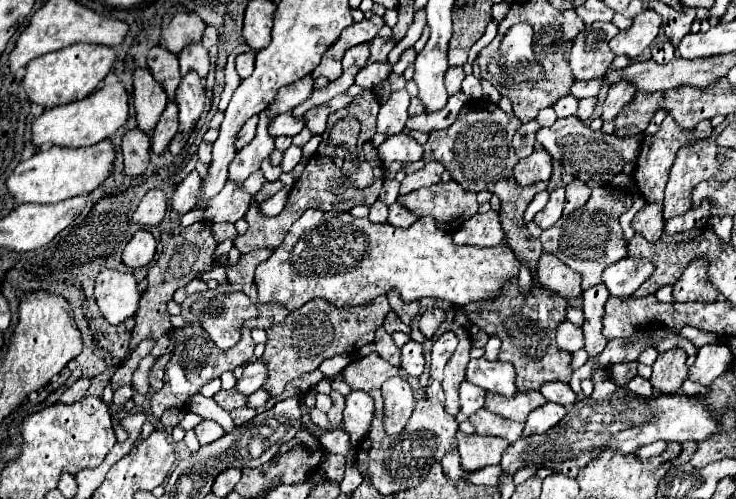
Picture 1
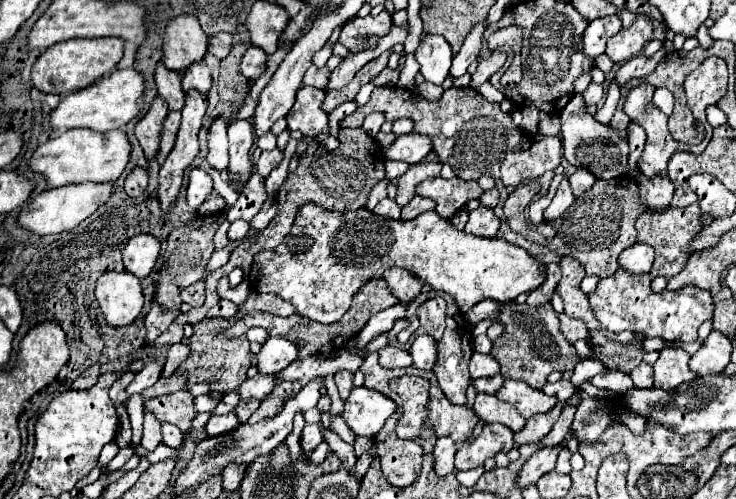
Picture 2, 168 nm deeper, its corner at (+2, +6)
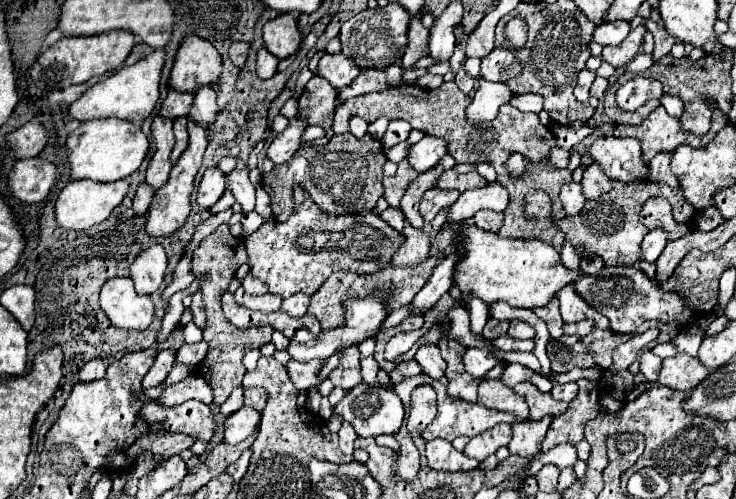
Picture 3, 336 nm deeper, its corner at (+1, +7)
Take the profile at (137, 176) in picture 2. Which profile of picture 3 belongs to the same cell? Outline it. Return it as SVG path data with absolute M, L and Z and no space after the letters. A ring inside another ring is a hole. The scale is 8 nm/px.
M141 183L135 191L135 197L133 197L133 209L135 209L135 215L145 215L149 205L151 205L151 197L153 197L155 189L151 189L147 183Z

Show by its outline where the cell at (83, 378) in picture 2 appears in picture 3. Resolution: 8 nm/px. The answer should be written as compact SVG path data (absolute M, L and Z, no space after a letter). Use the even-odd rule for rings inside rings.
M91 359L79 371L79 381L97 381L97 379L103 379L105 377L105 369L107 367L105 367L103 359Z

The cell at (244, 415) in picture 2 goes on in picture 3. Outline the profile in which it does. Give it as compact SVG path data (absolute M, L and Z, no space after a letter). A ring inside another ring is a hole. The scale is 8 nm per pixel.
M247 388L245 389L245 405L261 411L265 407L267 393L263 389Z

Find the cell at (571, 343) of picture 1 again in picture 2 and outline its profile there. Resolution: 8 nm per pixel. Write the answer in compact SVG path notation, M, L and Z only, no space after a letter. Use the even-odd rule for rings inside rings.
M560 314L560 324L562 324L560 330L562 330L562 334L566 336L568 342L576 342L580 338L586 338L586 334L588 334L588 328L582 320L568 318L566 314Z

